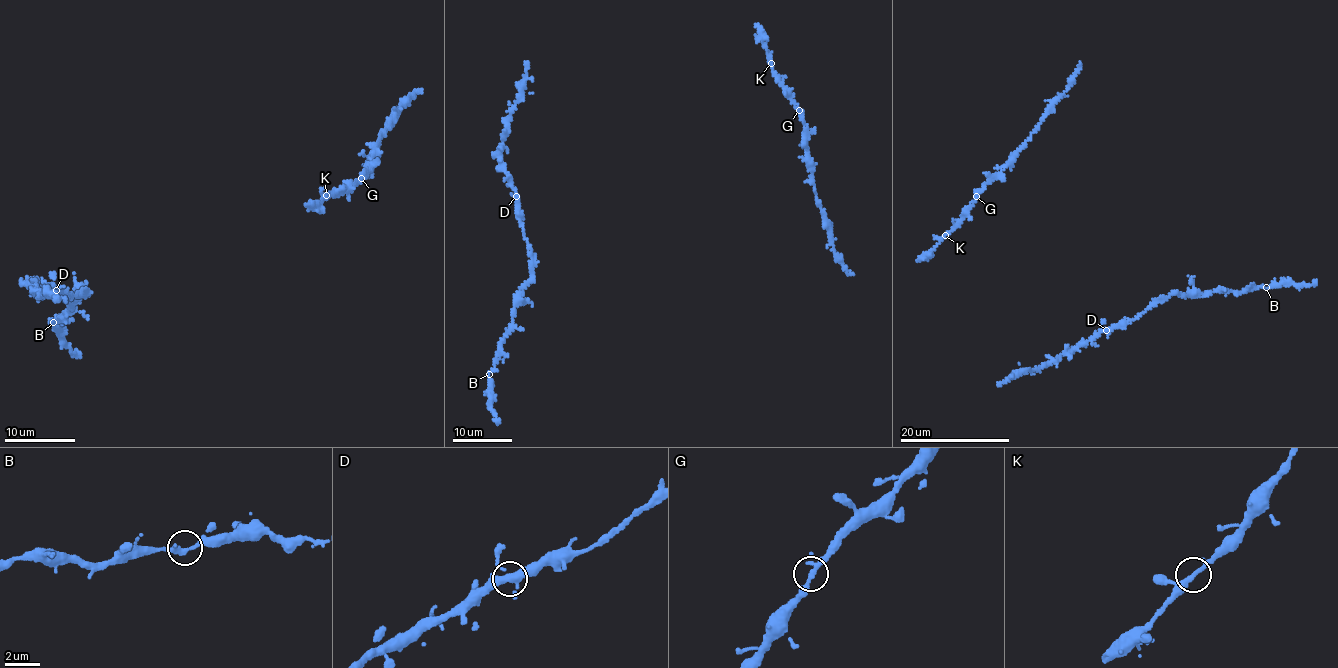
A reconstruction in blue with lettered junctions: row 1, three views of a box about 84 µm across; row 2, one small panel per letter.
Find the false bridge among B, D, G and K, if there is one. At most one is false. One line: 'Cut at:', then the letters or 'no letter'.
Cut at: no letter

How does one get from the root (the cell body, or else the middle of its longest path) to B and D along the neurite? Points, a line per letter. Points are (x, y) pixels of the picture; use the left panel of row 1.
B: (66, 299), (41, 295), (30, 286), (53, 287), (69, 298), (87, 293), (74, 299), (64, 320), (53, 322)
D: (66, 299), (41, 295), (40, 290), (30, 286), (56, 290)

